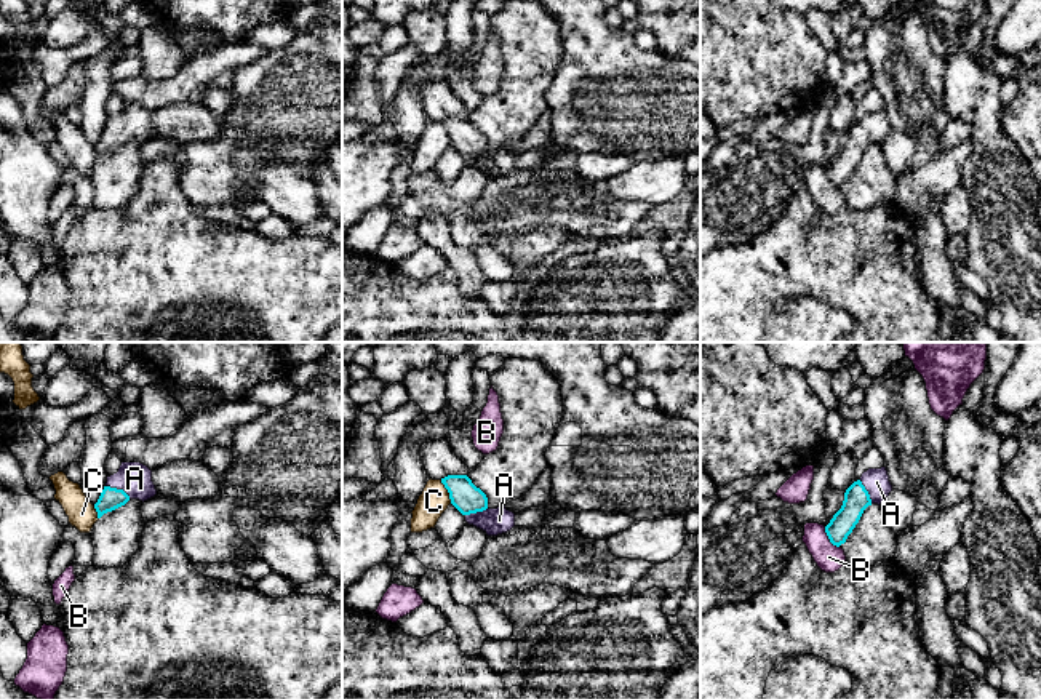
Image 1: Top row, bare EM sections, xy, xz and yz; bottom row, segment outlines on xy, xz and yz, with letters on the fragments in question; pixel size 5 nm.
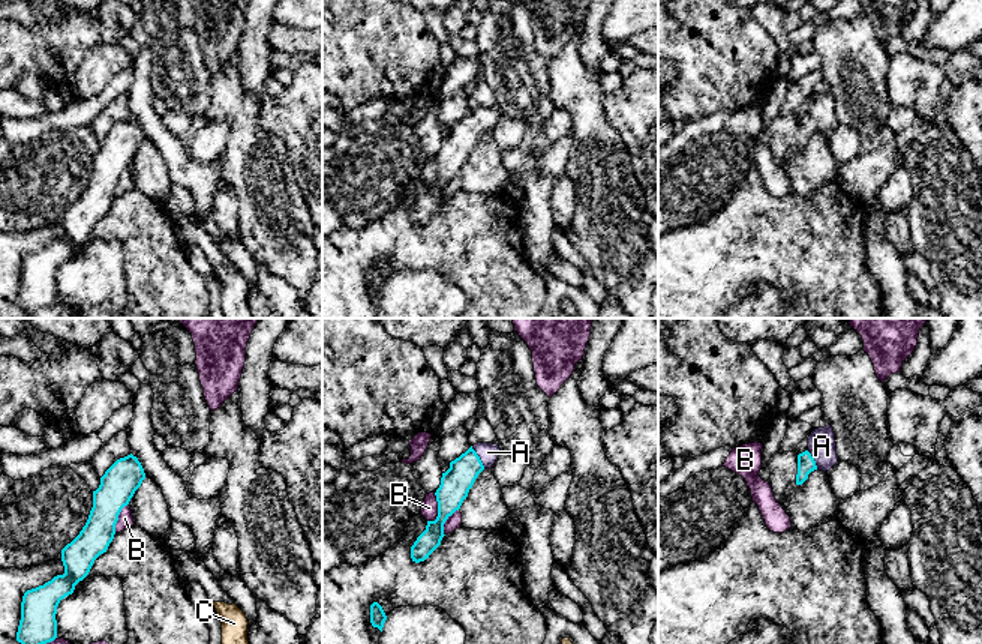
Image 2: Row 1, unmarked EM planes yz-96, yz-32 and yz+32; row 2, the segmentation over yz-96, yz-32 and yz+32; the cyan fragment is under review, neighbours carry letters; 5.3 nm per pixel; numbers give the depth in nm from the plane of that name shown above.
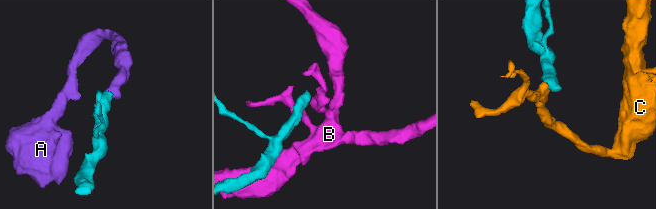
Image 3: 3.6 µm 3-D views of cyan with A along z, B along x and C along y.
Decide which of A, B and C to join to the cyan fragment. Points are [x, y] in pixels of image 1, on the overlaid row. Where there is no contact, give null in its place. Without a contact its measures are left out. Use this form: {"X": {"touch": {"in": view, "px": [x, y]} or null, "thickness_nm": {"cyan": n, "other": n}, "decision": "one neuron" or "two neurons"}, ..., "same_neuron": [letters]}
{"A": {"touch": {"in": "xy", "px": [119, 490]}, "thickness_nm": {"cyan": 110, "other": 170}, "decision": "one neuron"}, "B": {"touch": {"in": "yz", "px": [829, 538]}, "thickness_nm": {"cyan": 130, "other": 140}, "decision": "two neurons"}, "C": {"touch": {"in": "xz", "px": [448, 491]}, "thickness_nm": {"cyan": 150, "other": 150}, "decision": "two neurons"}, "same_neuron": ["A"]}

